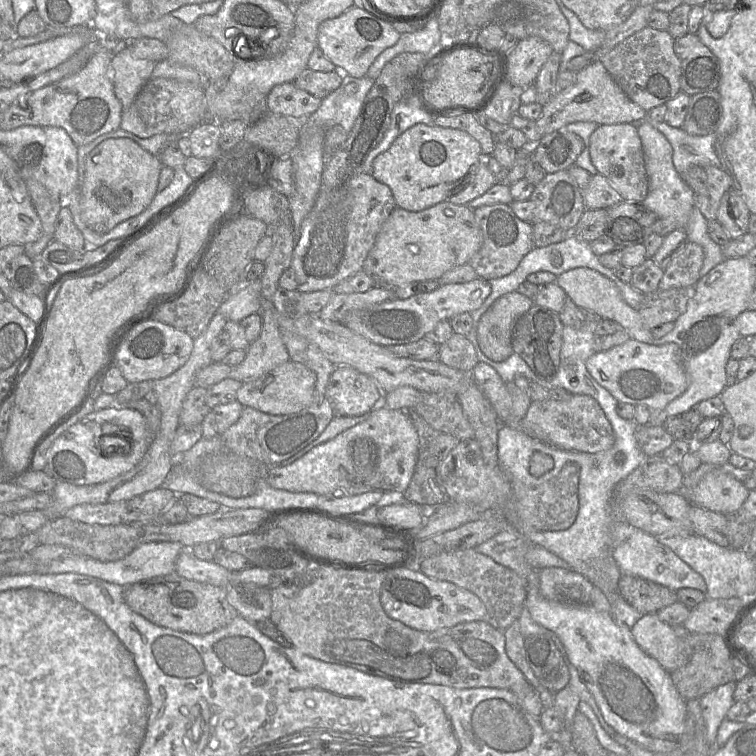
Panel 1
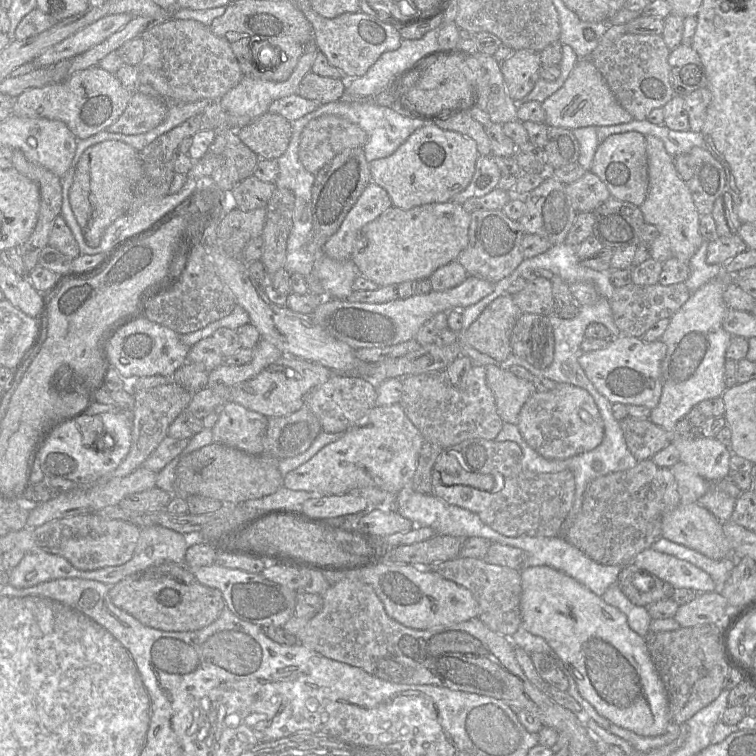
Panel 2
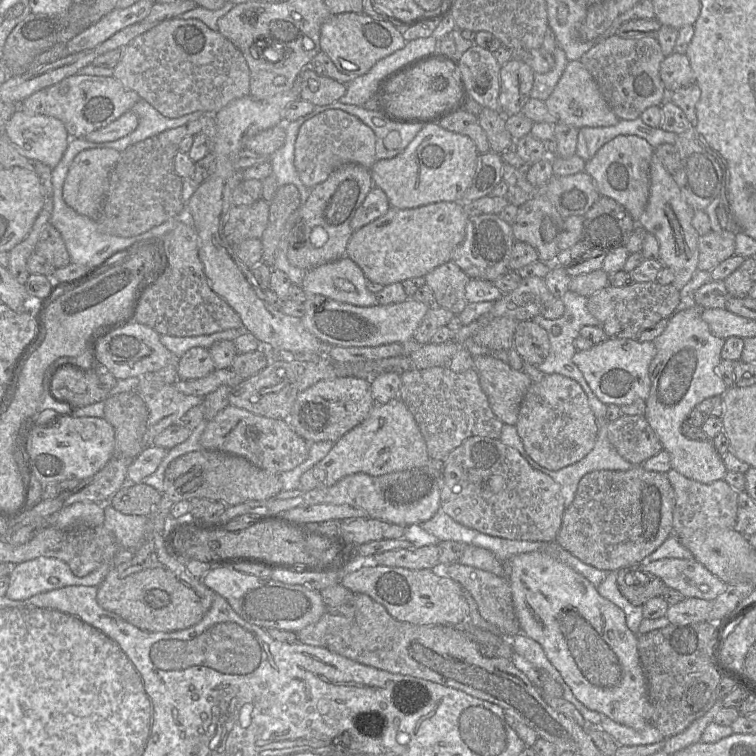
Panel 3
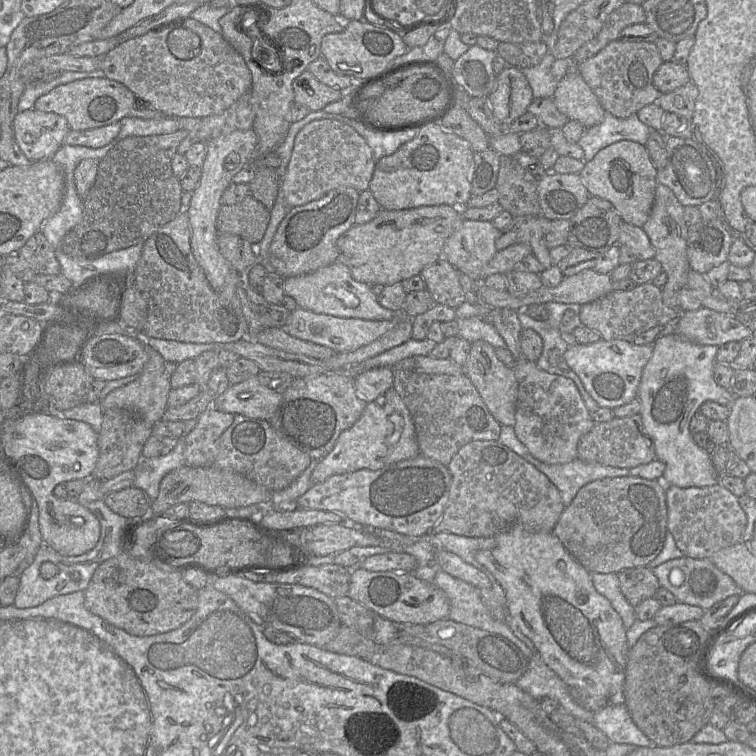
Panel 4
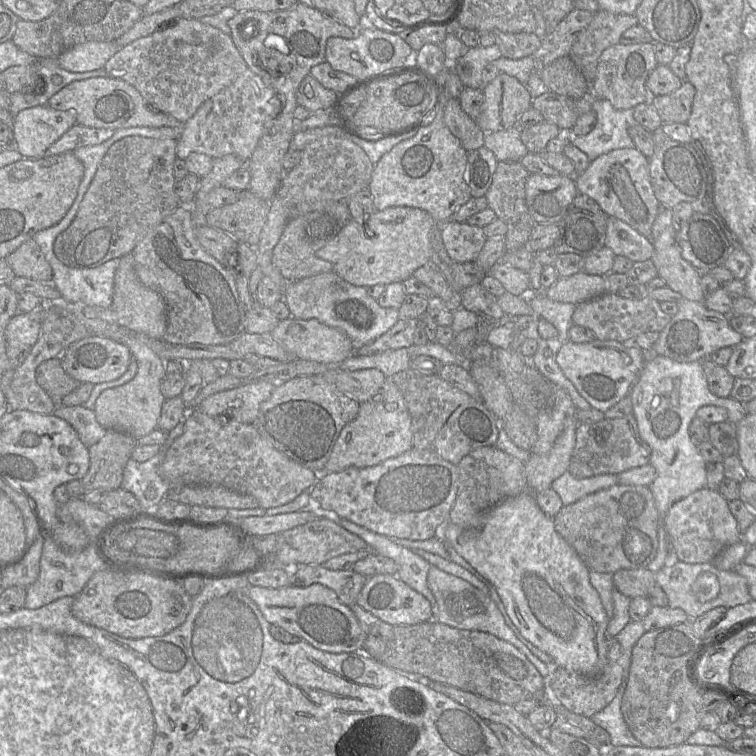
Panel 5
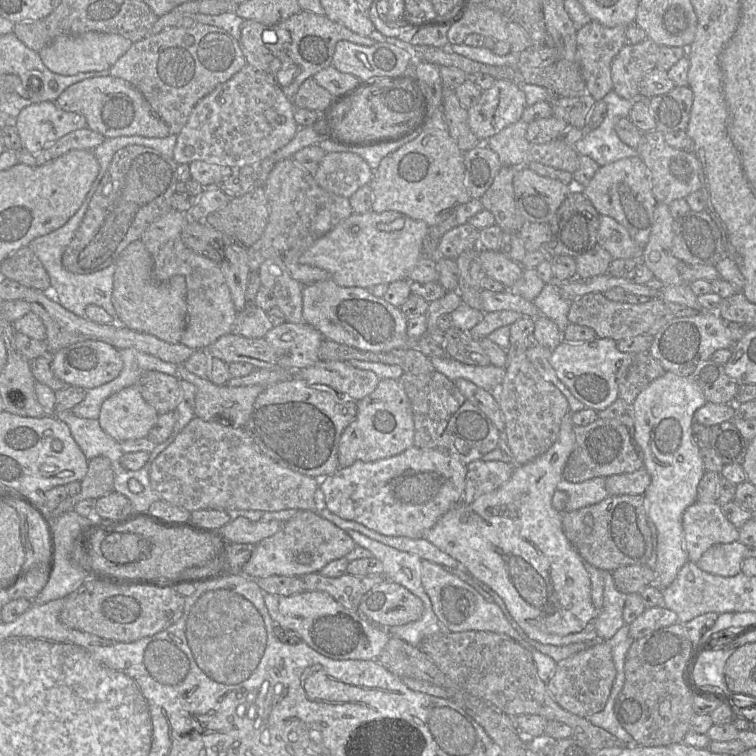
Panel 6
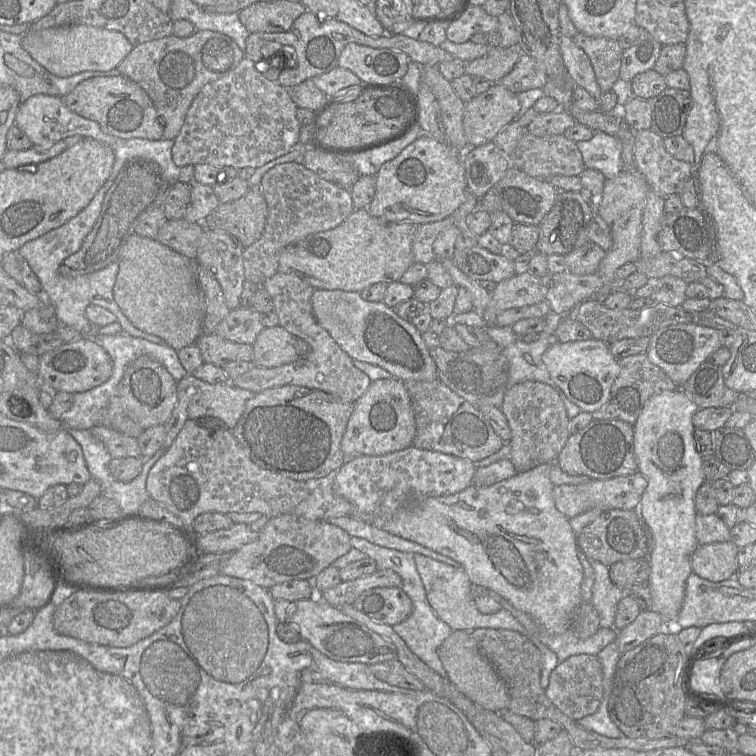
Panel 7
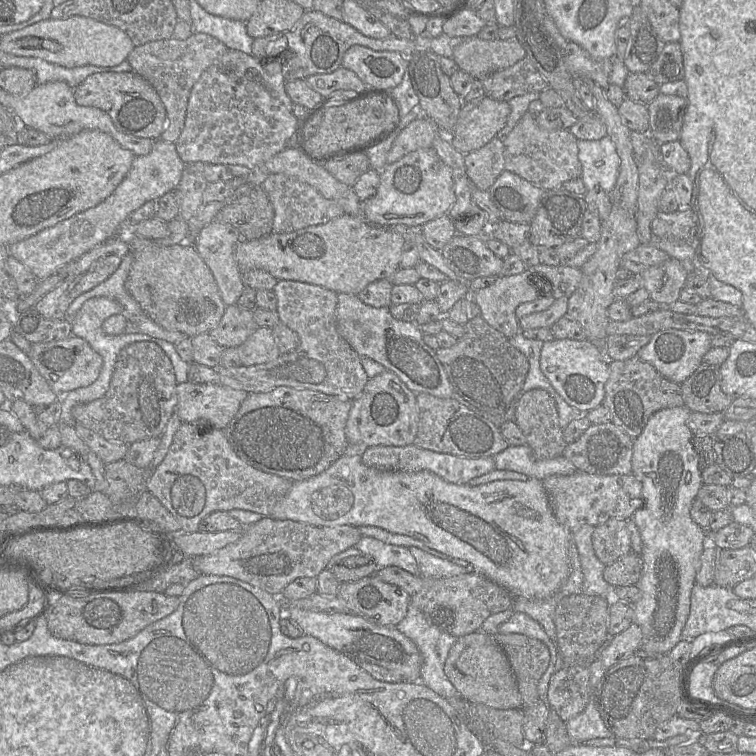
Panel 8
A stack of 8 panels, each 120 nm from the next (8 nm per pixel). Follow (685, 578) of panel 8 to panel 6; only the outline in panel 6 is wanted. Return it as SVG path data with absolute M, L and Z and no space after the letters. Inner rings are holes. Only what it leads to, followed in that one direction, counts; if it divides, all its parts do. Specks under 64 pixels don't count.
M665 372L664 375L655 379L642 390L631 406L636 444L644 468L651 476L651 483L644 493L644 498L648 521L651 521L657 530L657 561L654 572L656 574L655 584L660 589L668 587L675 580L682 566L689 561L685 549L682 517L684 511L697 501L698 485L705 473L700 448L692 438L692 424L694 413L706 403L700 387L691 377L682 377L672 372Z

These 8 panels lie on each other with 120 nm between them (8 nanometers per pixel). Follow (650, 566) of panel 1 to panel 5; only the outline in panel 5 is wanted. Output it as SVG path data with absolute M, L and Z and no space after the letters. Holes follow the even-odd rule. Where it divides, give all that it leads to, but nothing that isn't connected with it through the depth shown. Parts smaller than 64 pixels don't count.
M670 561L670 564L655 573L655 578L656 583L668 596L669 607L683 609L690 619L695 619L718 606L731 608L752 600L747 580L743 576L734 570L718 569L712 562L695 564Z

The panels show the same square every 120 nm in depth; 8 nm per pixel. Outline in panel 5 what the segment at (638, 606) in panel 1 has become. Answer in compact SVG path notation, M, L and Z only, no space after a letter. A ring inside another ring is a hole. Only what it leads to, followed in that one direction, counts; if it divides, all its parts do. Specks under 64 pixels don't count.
M648 568L621 569L613 574L614 587L629 598L646 597L656 585L655 573Z

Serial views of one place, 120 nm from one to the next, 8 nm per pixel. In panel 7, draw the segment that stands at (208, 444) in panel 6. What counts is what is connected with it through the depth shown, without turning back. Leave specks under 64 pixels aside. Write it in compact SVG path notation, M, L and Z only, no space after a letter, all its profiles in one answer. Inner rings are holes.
M188 419L170 448L151 467L146 480L146 490L150 498L181 519L183 525L178 525L178 528L186 533L191 530L195 518L207 512L258 512L269 518L293 513L296 506L310 494L310 483L294 480L254 464L231 430L203 427L193 419Z

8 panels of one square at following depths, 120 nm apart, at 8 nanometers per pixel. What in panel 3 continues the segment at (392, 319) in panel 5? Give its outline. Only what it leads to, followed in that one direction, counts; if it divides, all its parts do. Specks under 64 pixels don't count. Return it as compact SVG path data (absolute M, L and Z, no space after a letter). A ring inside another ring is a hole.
M347 256L308 270L300 286L308 296L321 295L338 302L348 303L359 307L378 305L375 294L370 292L366 287L367 278L363 271Z

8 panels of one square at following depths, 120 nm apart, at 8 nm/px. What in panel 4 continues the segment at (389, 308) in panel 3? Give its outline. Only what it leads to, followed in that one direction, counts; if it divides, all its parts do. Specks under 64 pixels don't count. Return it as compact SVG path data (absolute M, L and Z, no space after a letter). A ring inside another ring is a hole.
M298 307L294 312L291 312L286 325L281 328L295 338L328 347L336 353L344 353L355 351L372 343L385 333L393 330L404 317L401 312L397 313L395 318L386 321L339 318L327 314L317 314Z

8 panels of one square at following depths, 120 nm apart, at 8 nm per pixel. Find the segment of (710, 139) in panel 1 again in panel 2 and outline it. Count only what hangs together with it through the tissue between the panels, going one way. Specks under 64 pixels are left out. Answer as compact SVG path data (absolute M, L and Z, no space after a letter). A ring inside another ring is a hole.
M632 120L628 123L597 127L598 145L608 136L628 131L637 131L646 135L652 135L662 140L666 151L670 156L675 157L679 154L688 154L693 147L705 149L706 143L701 132L675 131L663 125L656 125L645 120Z

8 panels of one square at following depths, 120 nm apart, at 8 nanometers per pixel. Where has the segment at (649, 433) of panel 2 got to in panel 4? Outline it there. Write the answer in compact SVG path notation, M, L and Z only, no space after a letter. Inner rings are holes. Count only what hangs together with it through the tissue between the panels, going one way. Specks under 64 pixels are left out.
M637 414L621 418L614 417L608 422L594 424L578 443L577 459L586 463L631 469L655 460L656 453L654 443L642 423L641 415Z

